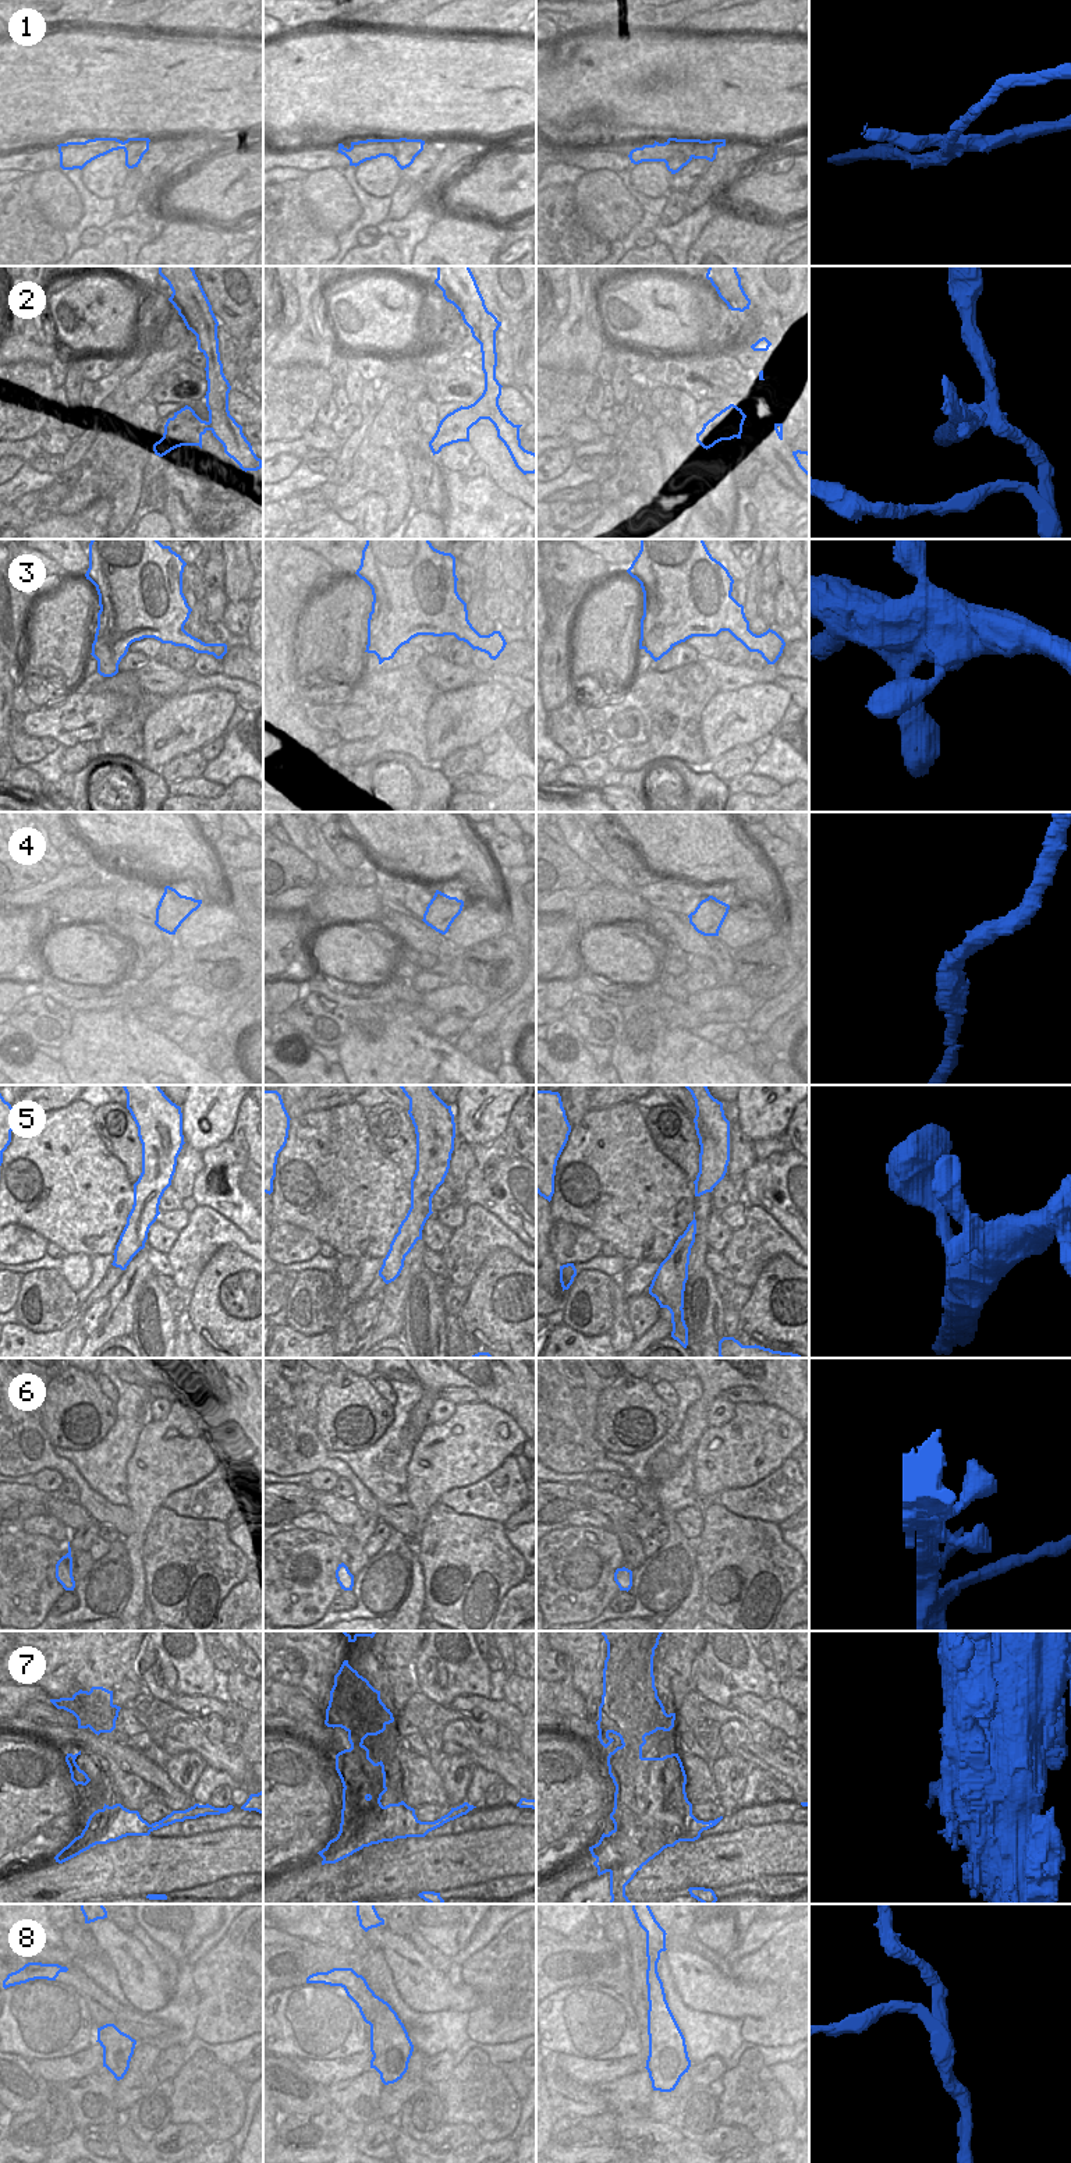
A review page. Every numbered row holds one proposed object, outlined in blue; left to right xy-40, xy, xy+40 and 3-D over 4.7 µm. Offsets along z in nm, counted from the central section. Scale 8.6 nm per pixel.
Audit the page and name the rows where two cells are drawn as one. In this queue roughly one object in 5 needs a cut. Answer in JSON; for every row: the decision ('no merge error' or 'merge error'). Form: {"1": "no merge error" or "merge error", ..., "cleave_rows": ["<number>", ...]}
{"1": "merge error", "2": "merge error", "3": "no merge error", "4": "no merge error", "5": "no merge error", "6": "no merge error", "7": "no merge error", "8": "no merge error", "cleave_rows": ["1", "2"]}

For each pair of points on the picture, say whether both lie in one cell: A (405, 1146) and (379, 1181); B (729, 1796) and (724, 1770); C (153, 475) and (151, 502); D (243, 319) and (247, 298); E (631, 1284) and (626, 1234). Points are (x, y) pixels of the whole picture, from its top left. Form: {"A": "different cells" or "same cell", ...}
{"A": "different cells", "B": "same cell", "C": "same cell", "D": "same cell", "E": "different cells"}

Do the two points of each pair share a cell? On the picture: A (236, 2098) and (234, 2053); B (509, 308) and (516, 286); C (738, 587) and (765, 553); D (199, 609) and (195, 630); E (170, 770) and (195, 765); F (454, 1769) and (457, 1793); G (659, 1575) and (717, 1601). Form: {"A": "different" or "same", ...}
{"A": "different", "B": "same", "C": "different", "D": "same", "E": "same", "F": "same", "G": "different"}

